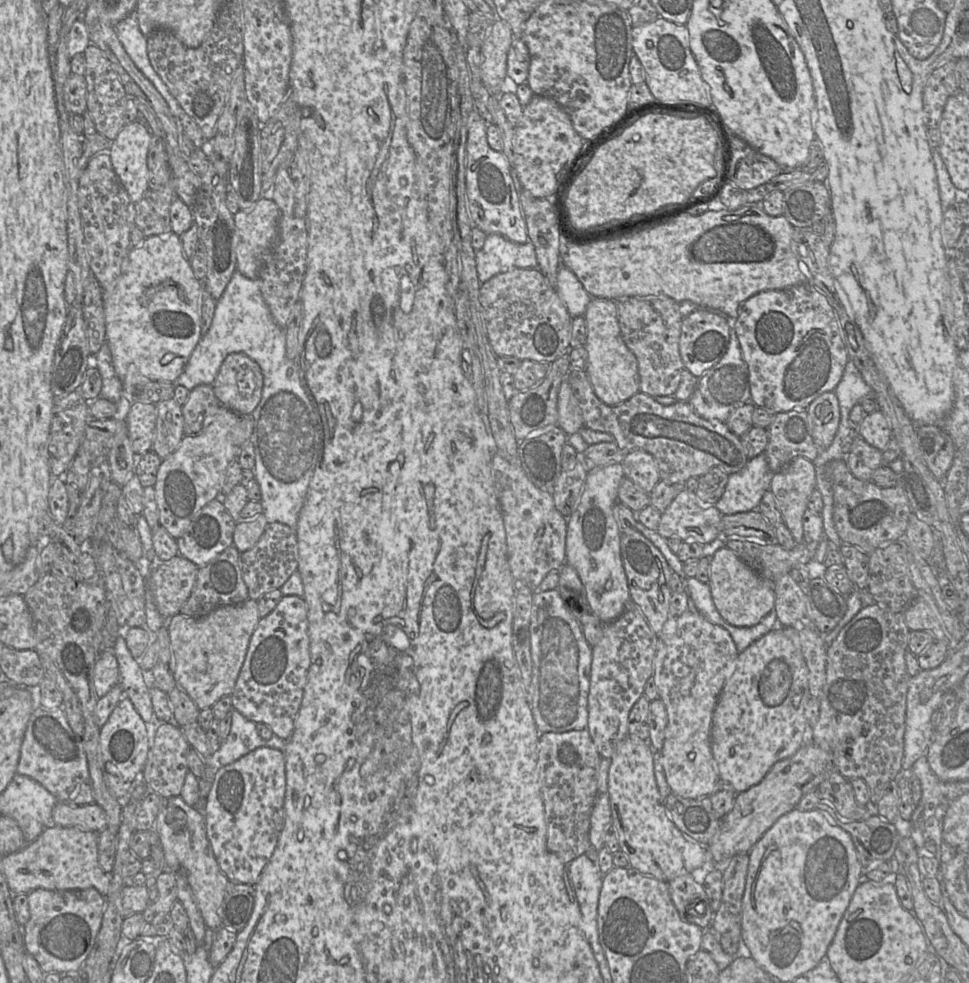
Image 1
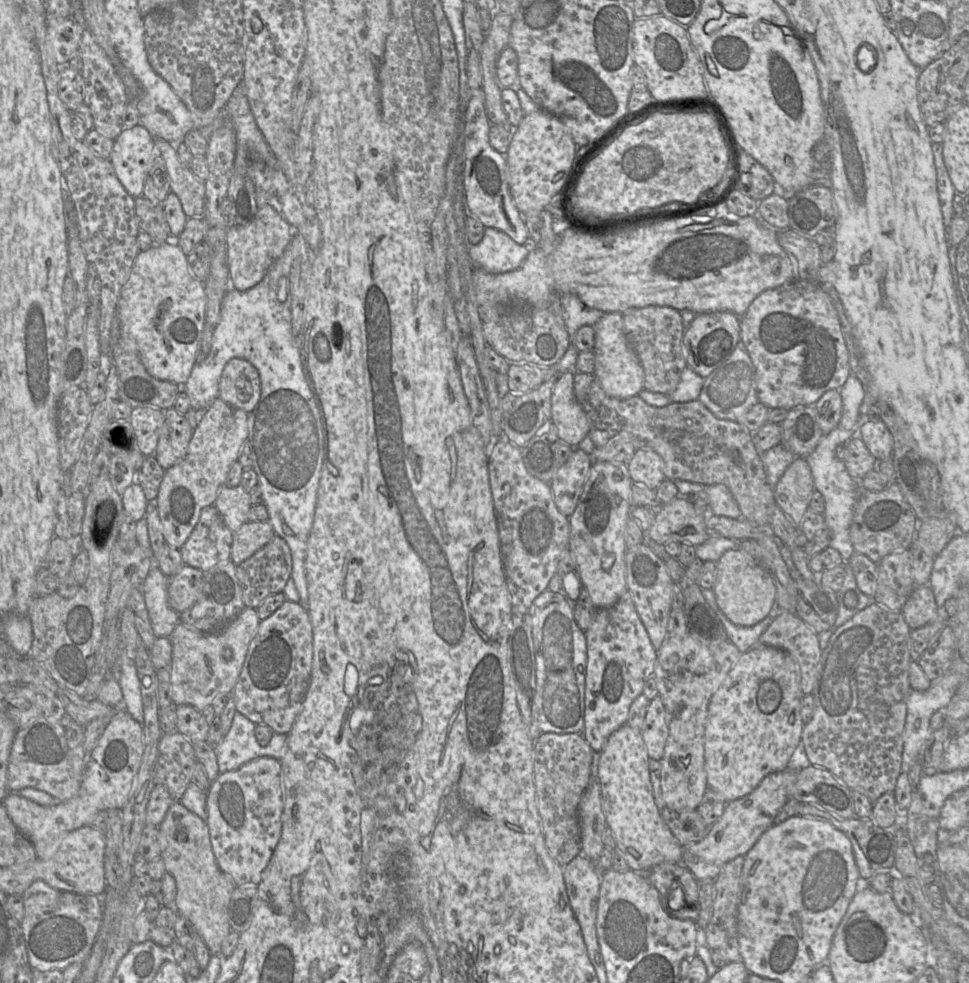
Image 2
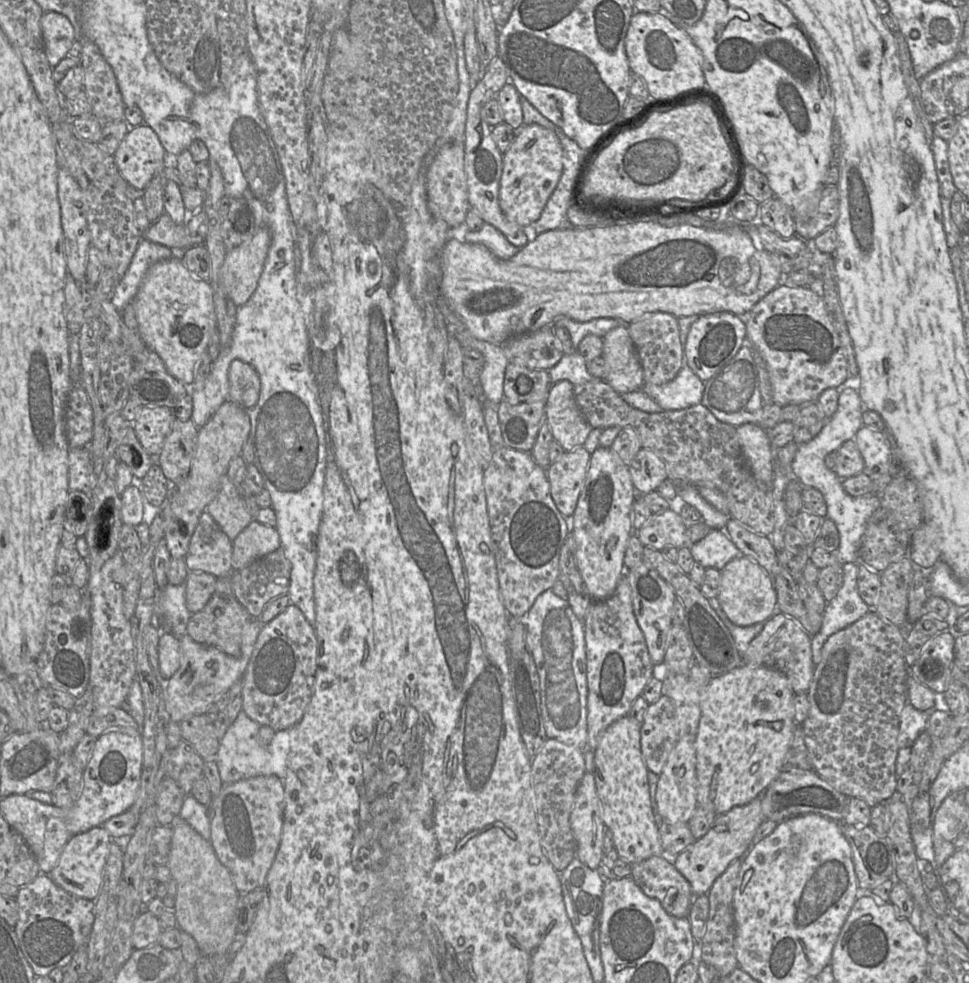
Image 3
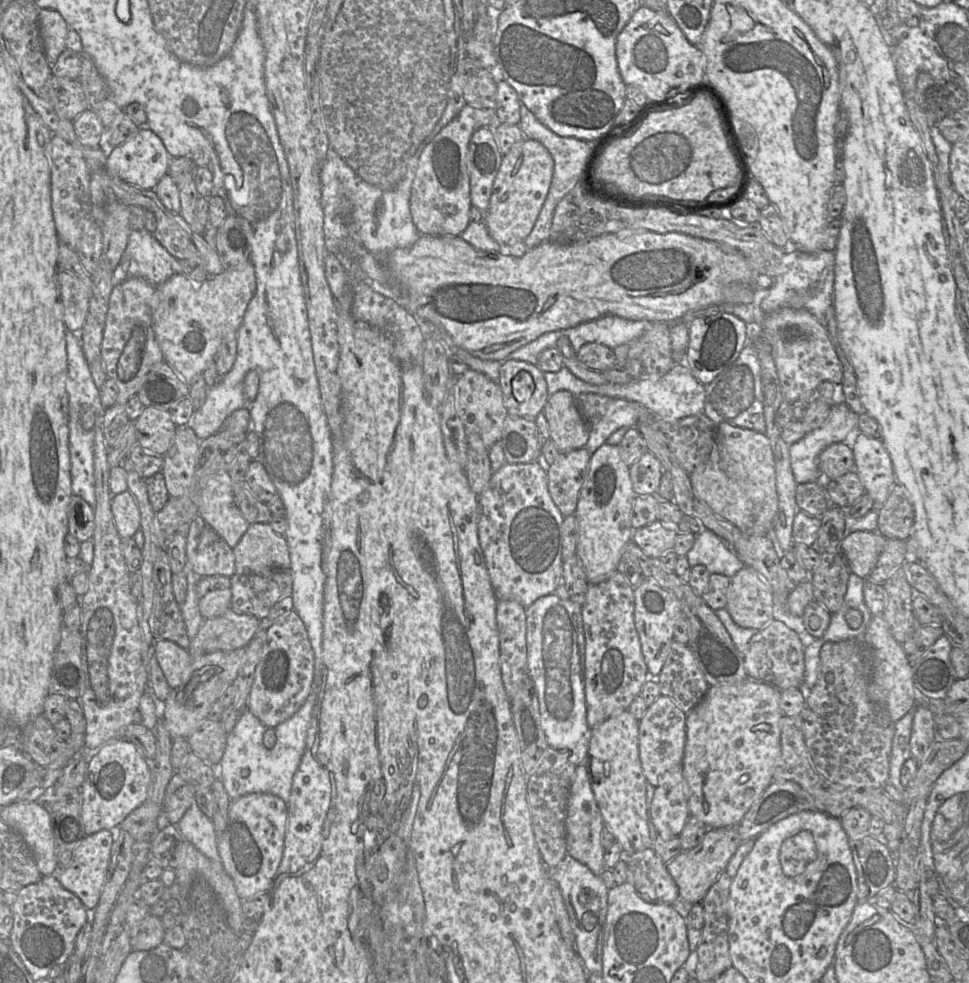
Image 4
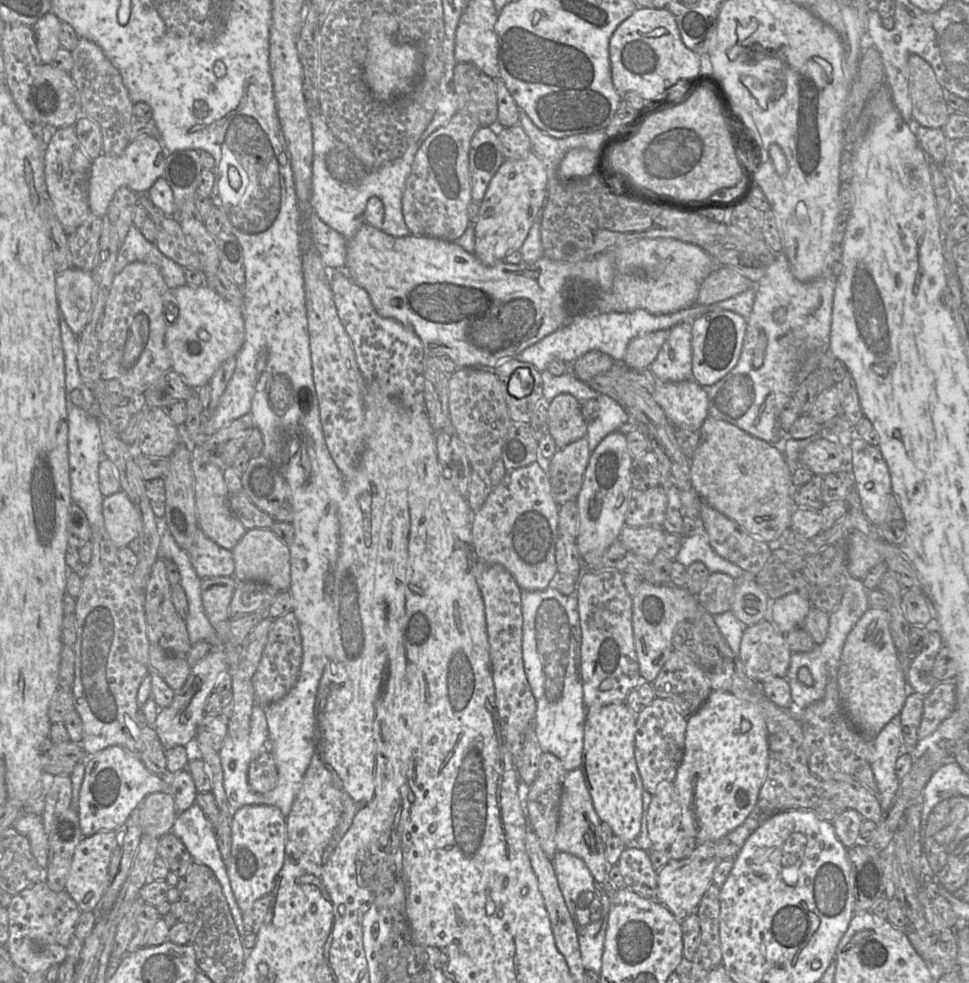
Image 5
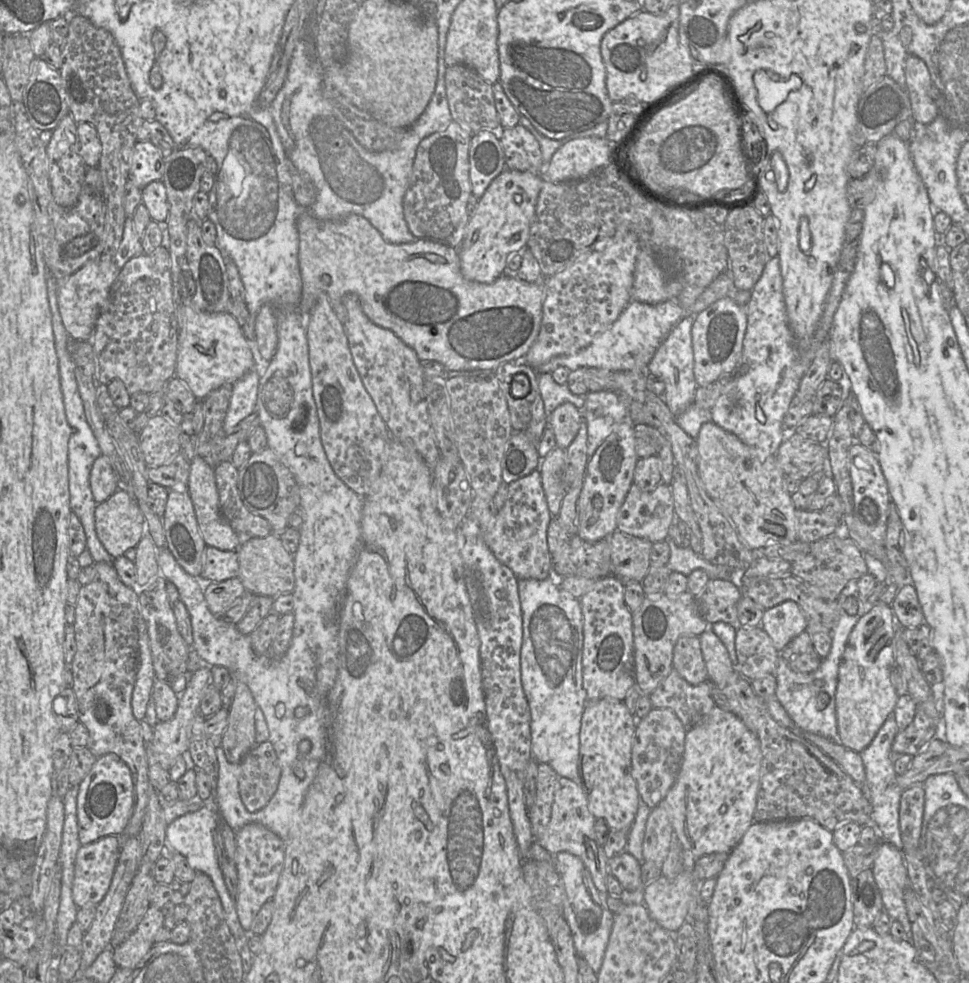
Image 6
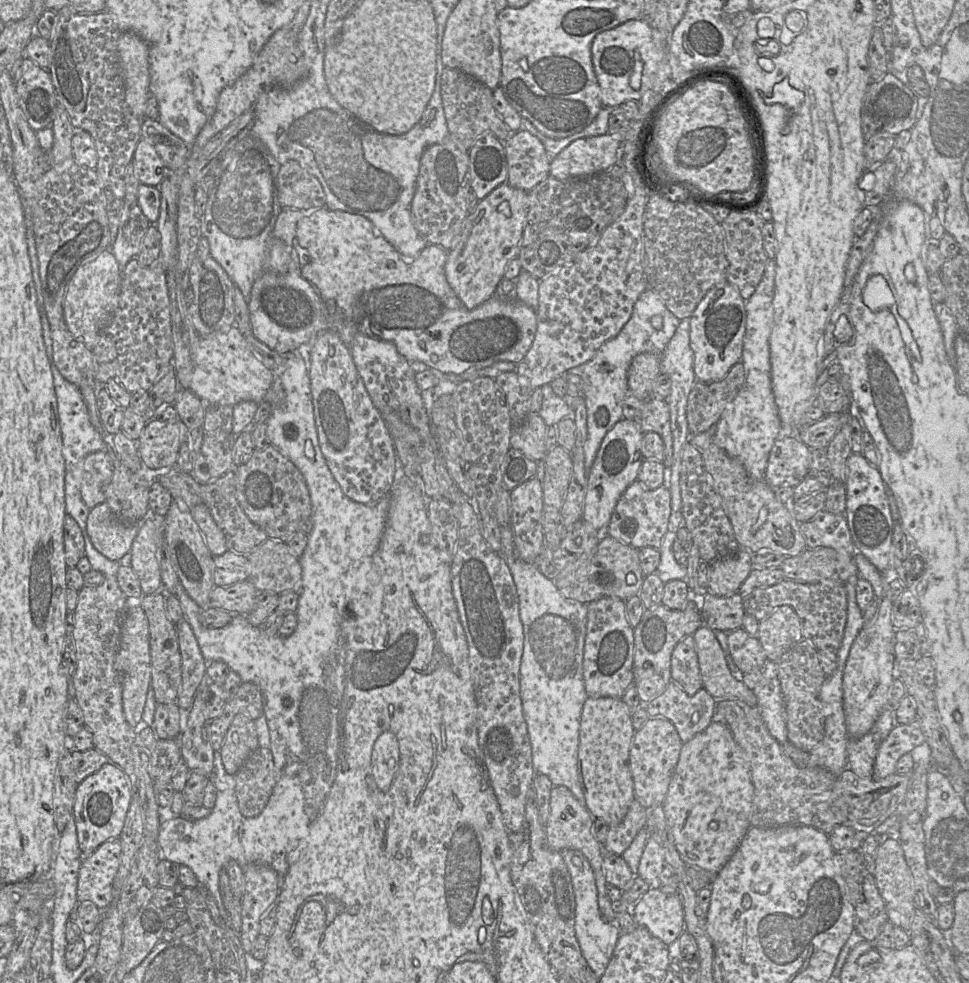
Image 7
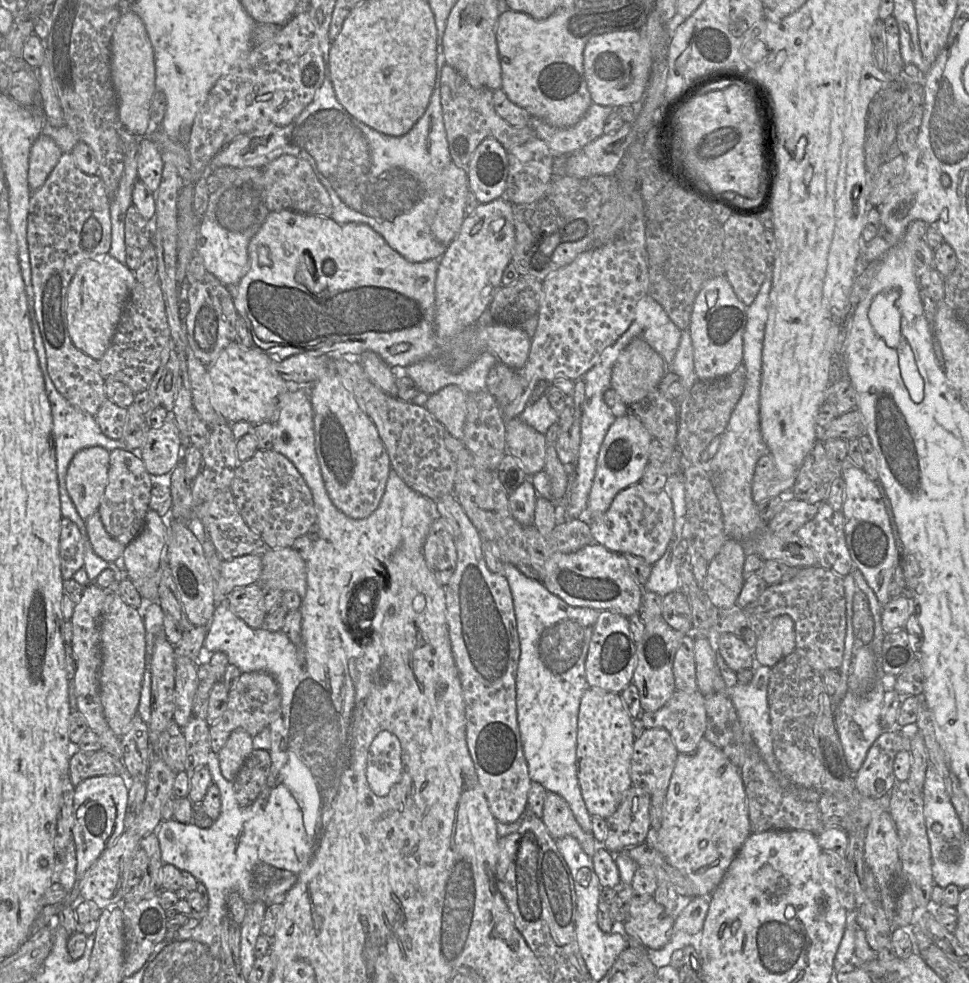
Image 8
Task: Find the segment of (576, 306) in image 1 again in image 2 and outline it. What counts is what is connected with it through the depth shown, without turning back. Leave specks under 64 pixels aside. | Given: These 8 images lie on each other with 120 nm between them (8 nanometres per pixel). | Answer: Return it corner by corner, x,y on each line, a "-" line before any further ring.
565,293
560,295
562,317
570,336
570,343
576,331
583,325
593,326
604,312
587,307
577,295

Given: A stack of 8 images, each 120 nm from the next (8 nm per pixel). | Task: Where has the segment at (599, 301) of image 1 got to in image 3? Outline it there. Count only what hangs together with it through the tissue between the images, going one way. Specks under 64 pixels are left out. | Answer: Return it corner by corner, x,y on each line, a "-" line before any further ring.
621,324
603,337
602,356
607,365
605,381
618,393
626,394
641,390
644,382
643,369
628,325

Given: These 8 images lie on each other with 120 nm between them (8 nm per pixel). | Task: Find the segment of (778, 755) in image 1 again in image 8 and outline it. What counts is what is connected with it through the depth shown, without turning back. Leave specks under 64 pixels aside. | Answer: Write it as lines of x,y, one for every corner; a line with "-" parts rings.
704,737
701,738
697,749
693,753
678,753
676,763
665,795
661,826
659,829
654,829
650,827
645,842
650,847
660,852
671,866
680,870
688,877
688,879
692,882
694,887
694,897
711,895
711,893
722,880
725,872
727,871
737,852
739,851
739,849
744,844
744,842
750,834
751,831
749,822
748,801
740,769
737,768
734,764
732,764
728,757
719,748
717,748
714,744
709,742

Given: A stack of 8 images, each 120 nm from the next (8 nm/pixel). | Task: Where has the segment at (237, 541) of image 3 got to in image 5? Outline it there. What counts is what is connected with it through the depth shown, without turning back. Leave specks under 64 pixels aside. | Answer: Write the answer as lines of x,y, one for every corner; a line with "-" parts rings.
254,528
246,530
232,550
235,569
234,578
240,581
256,581
266,583
279,592
289,591
290,550
278,536
268,528

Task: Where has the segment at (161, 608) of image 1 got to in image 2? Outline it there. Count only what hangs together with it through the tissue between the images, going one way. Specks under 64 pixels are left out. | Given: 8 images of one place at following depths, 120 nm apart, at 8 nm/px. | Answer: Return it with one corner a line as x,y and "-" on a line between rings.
183,564
179,571
170,577
168,583
168,601
170,606
182,613
198,599
203,582
204,572

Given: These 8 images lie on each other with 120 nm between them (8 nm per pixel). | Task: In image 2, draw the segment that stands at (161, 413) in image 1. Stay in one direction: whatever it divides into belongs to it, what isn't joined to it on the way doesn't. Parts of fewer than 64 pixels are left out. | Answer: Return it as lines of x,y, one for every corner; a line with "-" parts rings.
174,407
164,410
164,424
154,456
164,470
185,458
193,428

